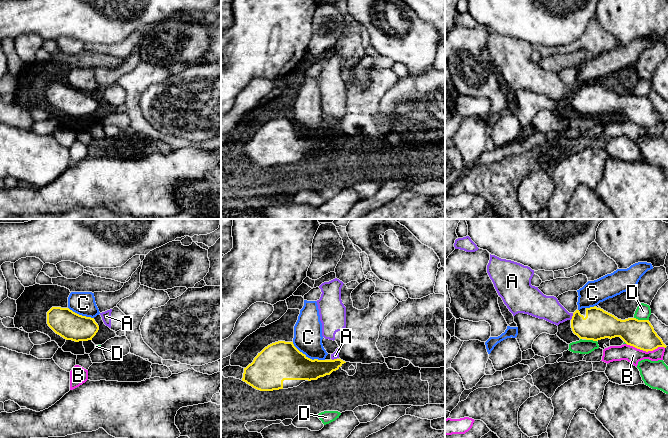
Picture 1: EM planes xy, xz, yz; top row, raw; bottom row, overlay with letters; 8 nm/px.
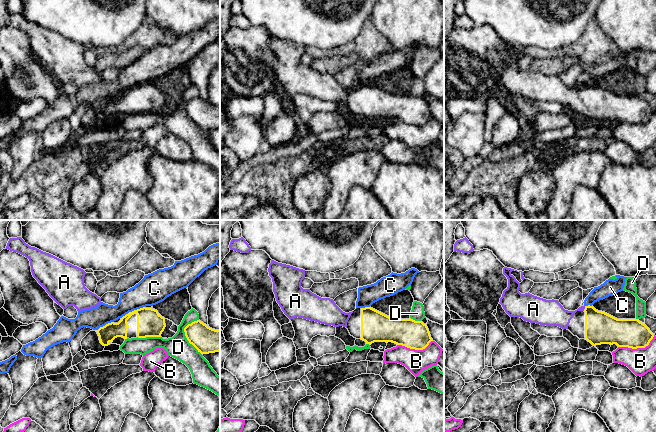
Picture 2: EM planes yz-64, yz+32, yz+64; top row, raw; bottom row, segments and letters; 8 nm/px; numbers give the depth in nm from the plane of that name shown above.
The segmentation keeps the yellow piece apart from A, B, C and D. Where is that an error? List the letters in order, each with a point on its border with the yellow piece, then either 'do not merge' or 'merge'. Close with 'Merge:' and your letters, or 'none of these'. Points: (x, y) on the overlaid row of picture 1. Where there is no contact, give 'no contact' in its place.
A: contact xz (334, 359); merge
B: contact yz (645, 350); do not merge
C: contact xz (307, 357); do not merge
D: contact yz (641, 320); do not merge
Merge: A

